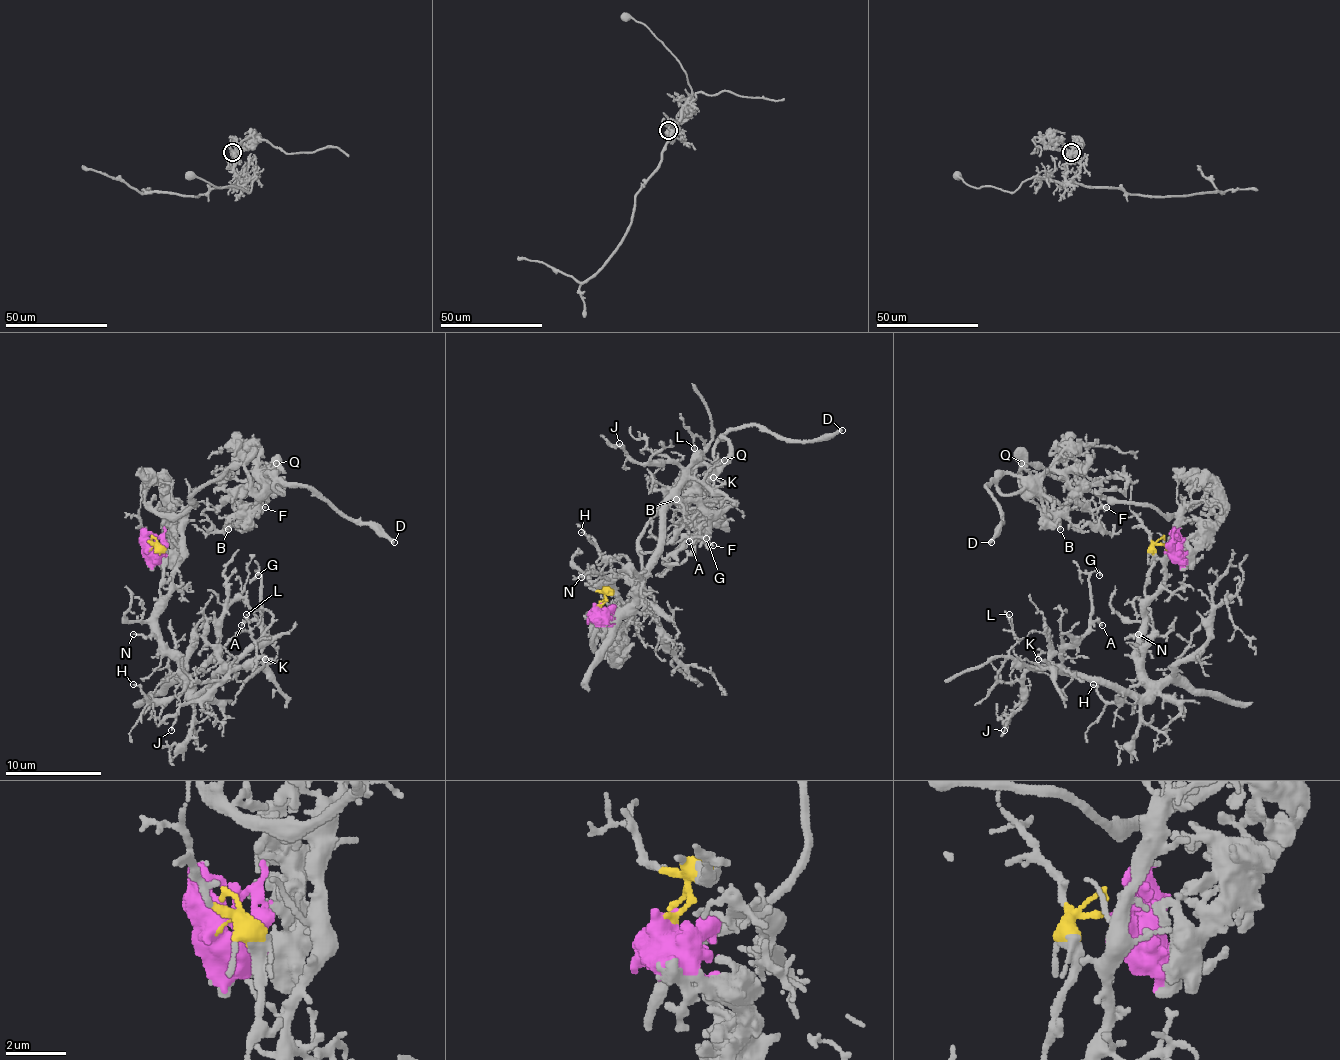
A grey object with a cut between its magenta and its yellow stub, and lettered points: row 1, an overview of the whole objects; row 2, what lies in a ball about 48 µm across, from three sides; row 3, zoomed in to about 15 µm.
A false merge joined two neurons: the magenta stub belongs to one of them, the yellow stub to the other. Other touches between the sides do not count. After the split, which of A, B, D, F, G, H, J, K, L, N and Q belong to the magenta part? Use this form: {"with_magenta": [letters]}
{"with_magenta": ["B", "D", "F", "Q"]}

